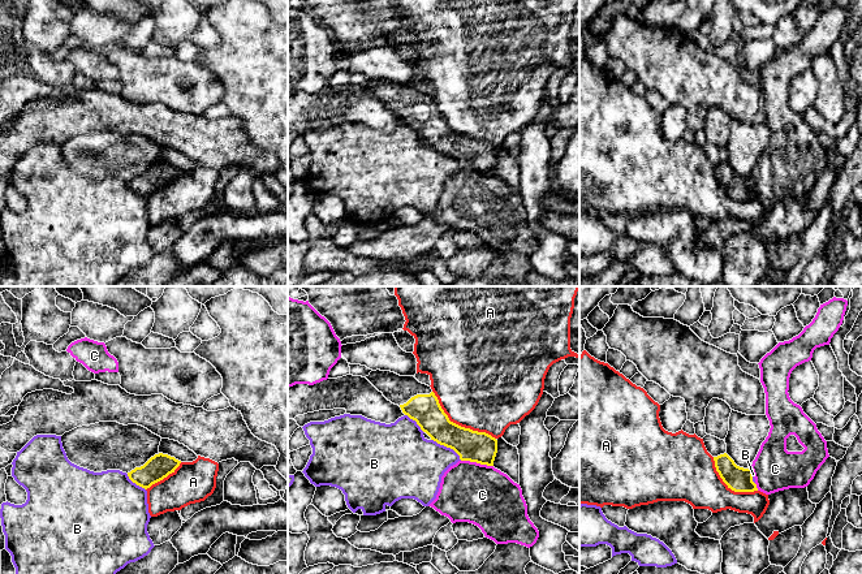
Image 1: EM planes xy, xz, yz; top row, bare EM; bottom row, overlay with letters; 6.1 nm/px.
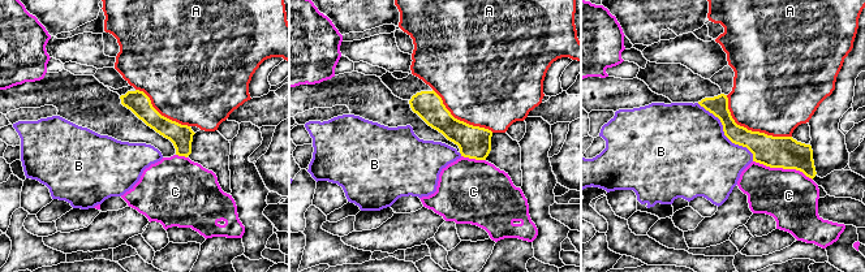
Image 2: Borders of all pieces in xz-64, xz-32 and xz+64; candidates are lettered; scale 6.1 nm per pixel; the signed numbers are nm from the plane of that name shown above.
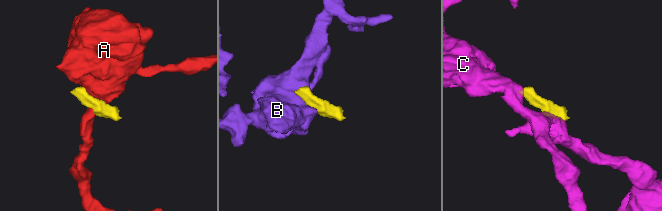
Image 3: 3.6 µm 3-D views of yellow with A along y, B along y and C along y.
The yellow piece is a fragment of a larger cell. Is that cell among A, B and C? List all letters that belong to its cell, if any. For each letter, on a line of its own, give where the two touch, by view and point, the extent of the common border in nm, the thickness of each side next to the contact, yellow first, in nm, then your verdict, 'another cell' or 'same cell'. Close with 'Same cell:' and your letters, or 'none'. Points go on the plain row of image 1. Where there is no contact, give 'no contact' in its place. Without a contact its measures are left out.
A: meets yellow in xz at (457, 133); contact 500 nm long; 190 nm thick on the yellow side, 480 nm on the other; another cell
B: meets yellow in xz at (447, 155); contact 240 nm long; 190 nm thick on the yellow side, 380 nm on the other; another cell
C: meets yellow in xz at (477, 171); contact 200 nm long; 190 nm thick on the yellow side, 380 nm on the other; another cell
Same cell: none

